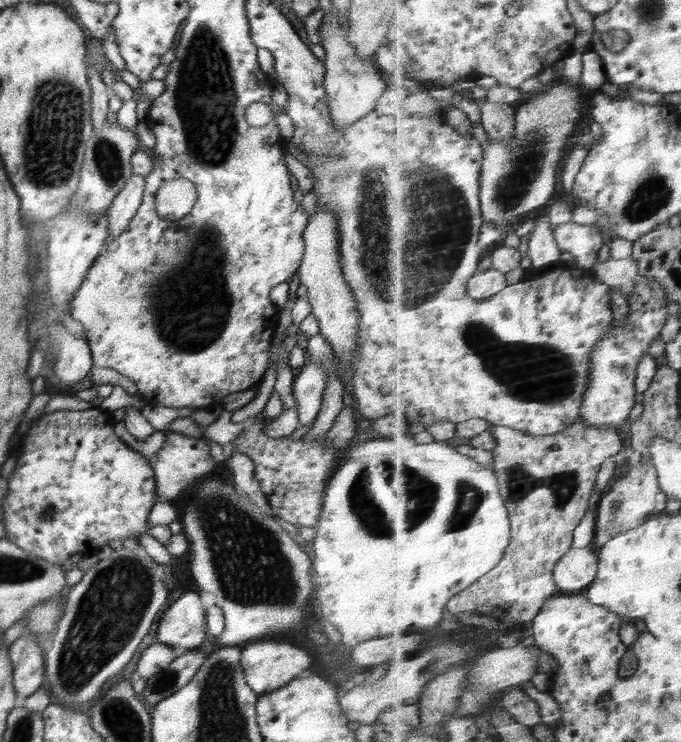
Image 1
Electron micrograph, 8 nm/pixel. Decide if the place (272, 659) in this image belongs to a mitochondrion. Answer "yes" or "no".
no

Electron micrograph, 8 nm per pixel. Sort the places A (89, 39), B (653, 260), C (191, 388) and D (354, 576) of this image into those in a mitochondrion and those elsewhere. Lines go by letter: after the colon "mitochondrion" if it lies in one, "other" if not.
A: other
B: other
C: other
D: other

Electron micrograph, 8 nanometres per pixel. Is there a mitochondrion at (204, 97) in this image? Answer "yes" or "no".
yes

